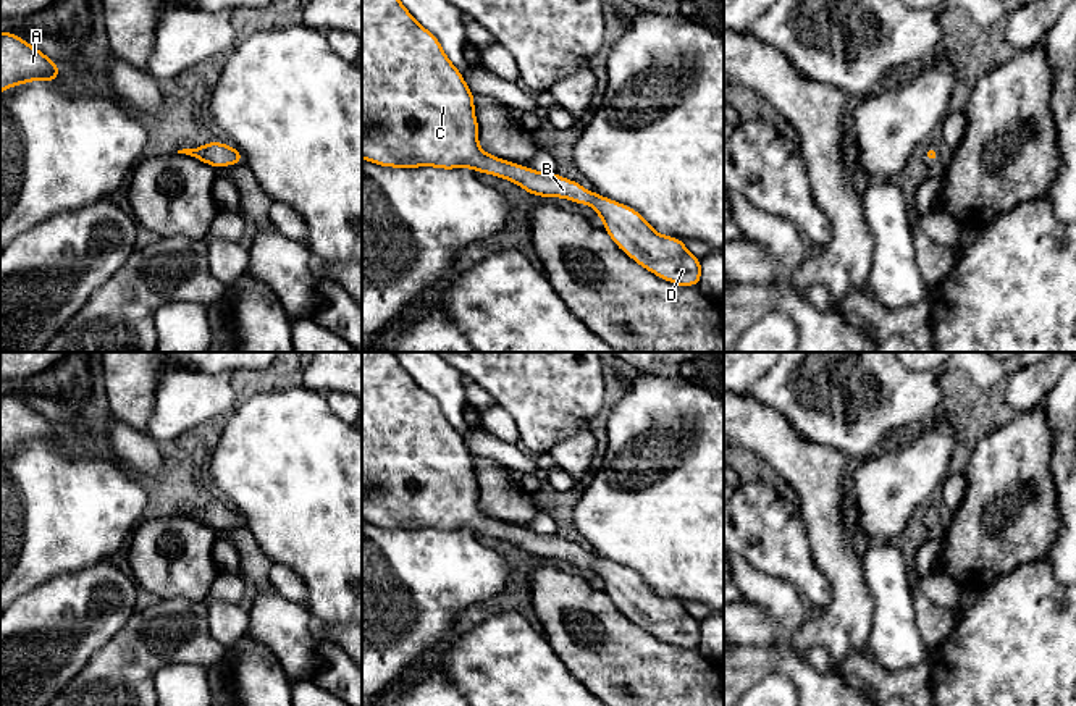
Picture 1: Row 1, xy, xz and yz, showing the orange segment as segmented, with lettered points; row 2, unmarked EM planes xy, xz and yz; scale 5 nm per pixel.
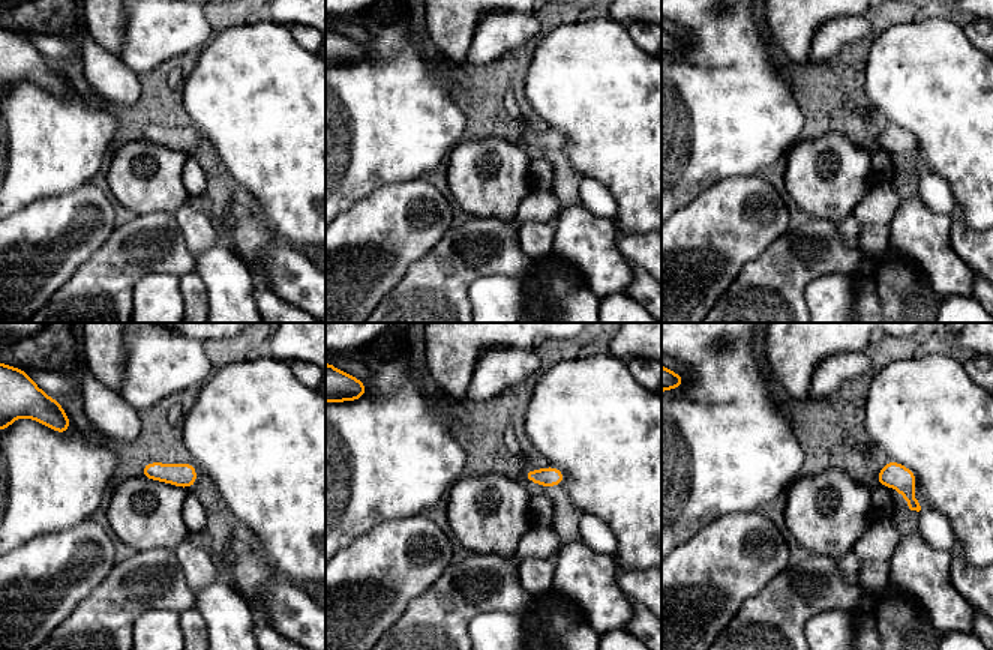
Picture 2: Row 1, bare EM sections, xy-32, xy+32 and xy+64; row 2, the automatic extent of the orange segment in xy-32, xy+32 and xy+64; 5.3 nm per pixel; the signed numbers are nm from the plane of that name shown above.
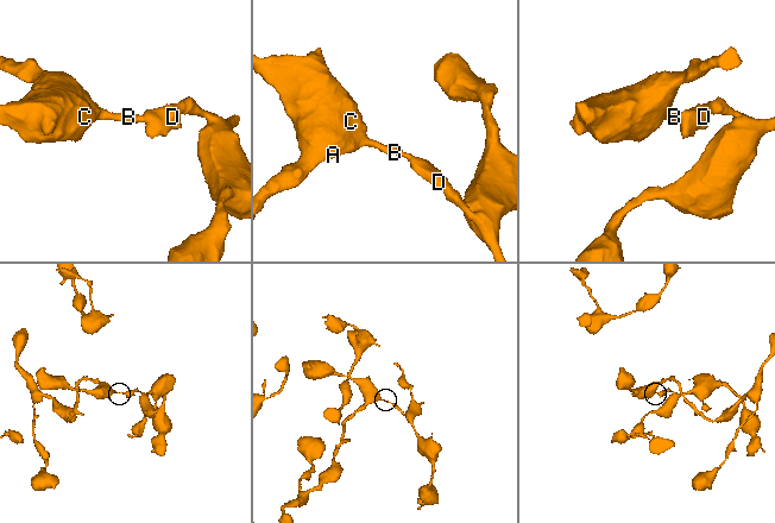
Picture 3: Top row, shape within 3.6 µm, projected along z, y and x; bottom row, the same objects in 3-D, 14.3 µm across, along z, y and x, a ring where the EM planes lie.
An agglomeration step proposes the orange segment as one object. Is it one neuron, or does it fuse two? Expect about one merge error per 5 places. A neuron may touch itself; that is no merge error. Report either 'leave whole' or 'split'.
leave whole

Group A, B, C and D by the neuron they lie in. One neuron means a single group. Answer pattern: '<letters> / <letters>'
A B C D

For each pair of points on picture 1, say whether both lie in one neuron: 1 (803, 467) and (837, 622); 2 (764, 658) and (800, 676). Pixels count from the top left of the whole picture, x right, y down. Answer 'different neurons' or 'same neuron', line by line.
1: same neuron
2: different neurons

